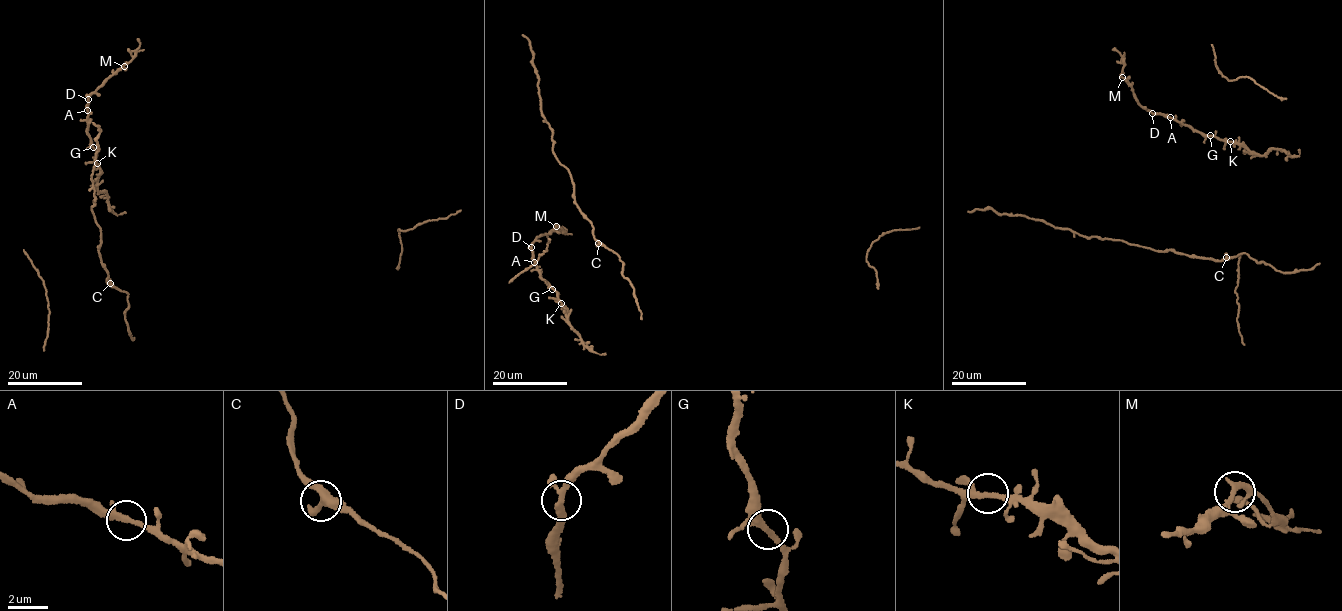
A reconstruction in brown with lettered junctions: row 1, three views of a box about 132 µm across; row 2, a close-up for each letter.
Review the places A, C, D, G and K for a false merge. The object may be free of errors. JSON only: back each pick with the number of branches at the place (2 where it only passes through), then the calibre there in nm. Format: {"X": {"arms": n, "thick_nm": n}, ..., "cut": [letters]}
{"cut": []}

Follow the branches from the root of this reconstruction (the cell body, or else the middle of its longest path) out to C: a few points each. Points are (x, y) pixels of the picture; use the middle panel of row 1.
C: (631, 283), (622, 274), (619, 256), (598, 243)

